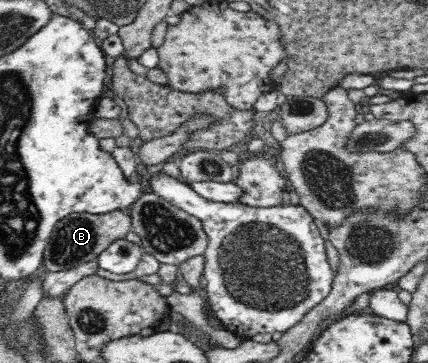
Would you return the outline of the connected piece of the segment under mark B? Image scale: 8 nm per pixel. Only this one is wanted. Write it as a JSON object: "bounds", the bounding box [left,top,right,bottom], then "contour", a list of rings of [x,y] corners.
{"bounds":[42,210,132,272],"contour":[[[116,210],[107,214],[70,214],[53,228],[52,234],[46,241],[43,252],[42,264],[48,272],[67,271],[73,269],[85,261],[96,259],[102,251],[105,251],[113,241],[125,238],[125,234],[132,230],[130,215],[125,215]]]}

